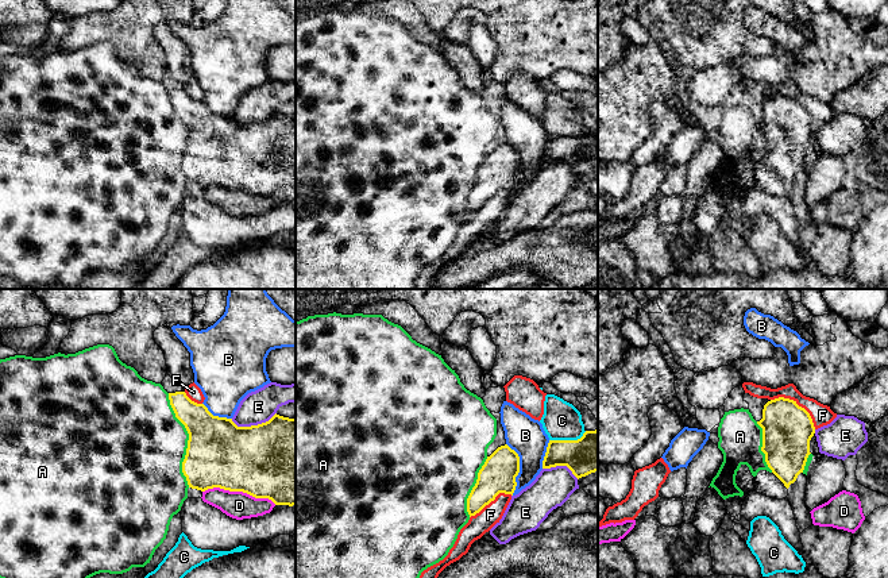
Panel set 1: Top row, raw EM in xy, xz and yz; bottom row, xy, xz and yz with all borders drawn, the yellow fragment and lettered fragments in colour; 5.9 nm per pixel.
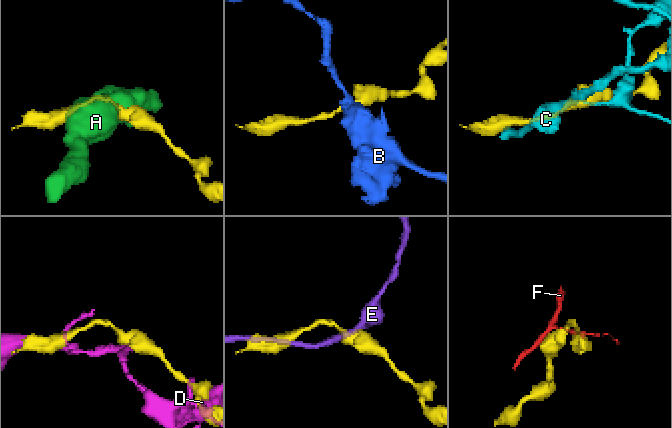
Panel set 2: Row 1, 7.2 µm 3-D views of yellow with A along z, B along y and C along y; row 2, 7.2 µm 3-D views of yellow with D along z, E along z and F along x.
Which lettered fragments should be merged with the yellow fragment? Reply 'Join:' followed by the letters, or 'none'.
Join: none

